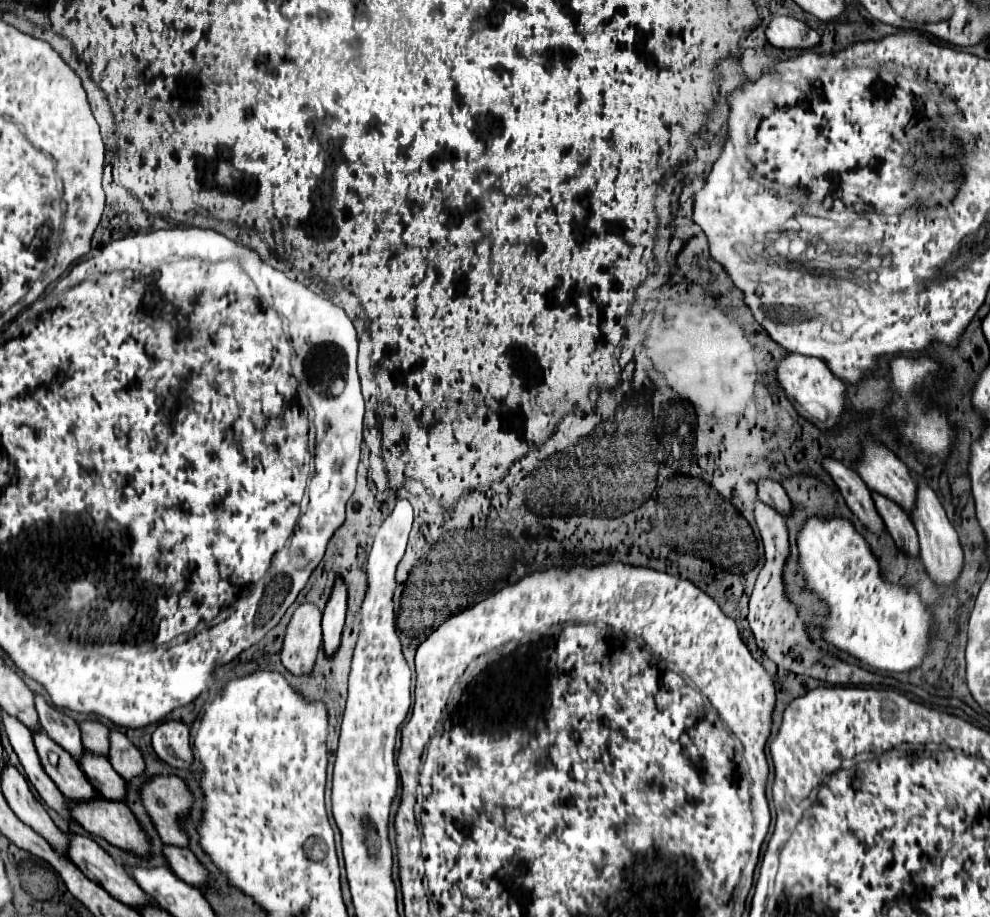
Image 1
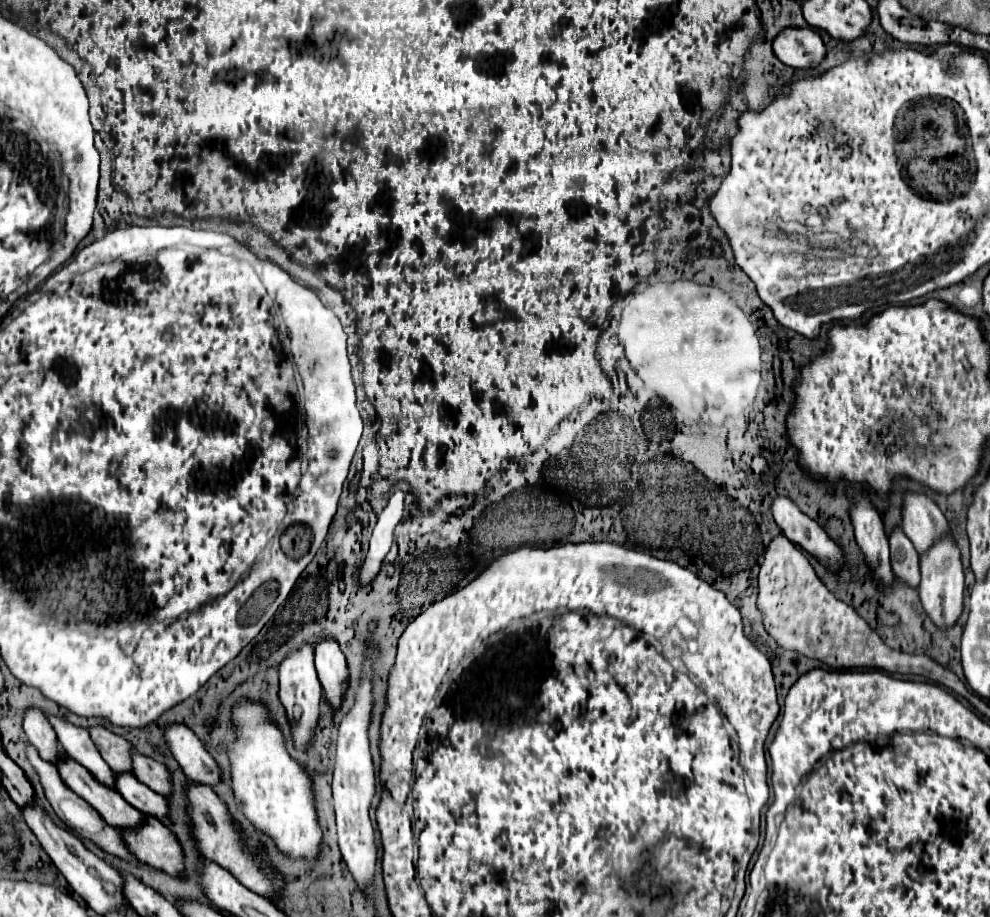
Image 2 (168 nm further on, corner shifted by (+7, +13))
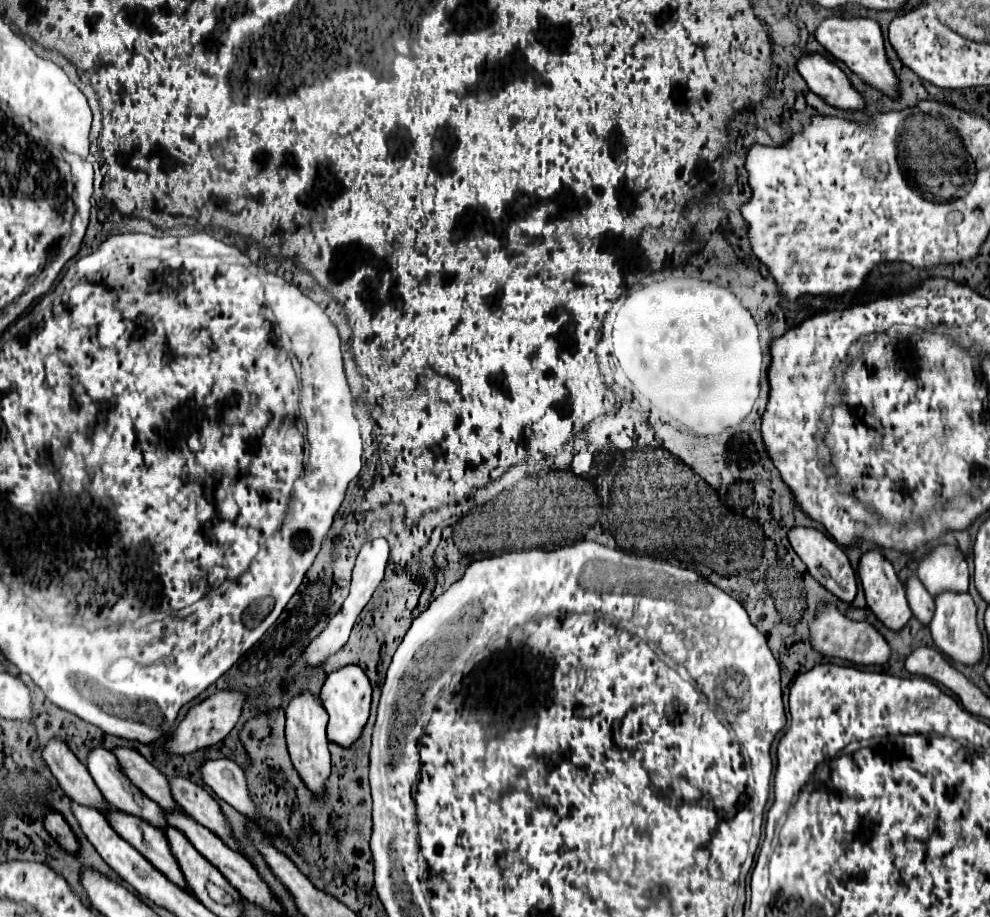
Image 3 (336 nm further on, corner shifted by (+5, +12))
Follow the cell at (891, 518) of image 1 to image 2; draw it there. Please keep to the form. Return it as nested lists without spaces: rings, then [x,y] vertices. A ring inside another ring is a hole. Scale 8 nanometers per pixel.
[[[896,528],[890,536],[890,558],[898,582],[904,582],[910,588],[918,588],[920,584],[918,552],[914,550],[912,542],[906,538],[906,534],[900,528]]]

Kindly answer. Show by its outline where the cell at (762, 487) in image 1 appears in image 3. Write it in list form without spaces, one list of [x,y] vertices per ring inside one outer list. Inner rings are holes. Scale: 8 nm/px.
[[[792,527],[788,531],[788,541],[792,545],[792,549],[802,557],[802,561],[806,563],[808,571],[838,599],[850,603],[856,597],[858,585],[856,585],[856,573],[844,553],[844,549],[830,537],[826,537],[822,531],[814,529],[814,527]]]

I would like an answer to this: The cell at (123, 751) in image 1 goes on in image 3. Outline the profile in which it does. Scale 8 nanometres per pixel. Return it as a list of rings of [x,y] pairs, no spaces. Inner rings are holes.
[[[170,777],[168,783],[170,783],[170,793],[172,793],[174,801],[188,815],[192,815],[196,821],[200,821],[200,825],[212,829],[228,847],[238,849],[236,841],[228,833],[228,827],[220,813],[218,801],[212,799],[210,793],[202,785],[196,785],[186,777]]]

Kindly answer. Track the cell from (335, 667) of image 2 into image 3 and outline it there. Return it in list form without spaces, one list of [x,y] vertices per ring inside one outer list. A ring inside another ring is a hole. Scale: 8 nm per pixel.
[[[344,665],[326,677],[324,687],[320,691],[320,699],[330,715],[330,721],[328,721],[328,739],[330,741],[334,741],[342,747],[350,747],[358,739],[358,735],[370,715],[370,697],[372,697],[370,681],[358,665]]]

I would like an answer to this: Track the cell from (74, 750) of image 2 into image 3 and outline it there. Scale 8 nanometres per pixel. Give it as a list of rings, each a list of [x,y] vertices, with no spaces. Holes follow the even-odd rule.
[[[102,747],[90,749],[90,751],[88,751],[86,767],[88,767],[88,773],[92,775],[92,779],[96,781],[98,789],[102,791],[104,799],[106,799],[112,807],[116,807],[116,809],[120,809],[120,811],[124,811],[124,813],[128,813],[128,815],[142,817],[142,819],[146,819],[150,825],[160,827],[162,831],[168,827],[168,823],[164,821],[162,809],[160,809],[154,801],[150,801],[144,793],[140,793],[140,789],[136,789],[136,787],[130,783],[130,779],[128,779],[128,777],[124,775],[124,771],[122,771],[118,759],[116,759],[108,749],[102,749]]]

